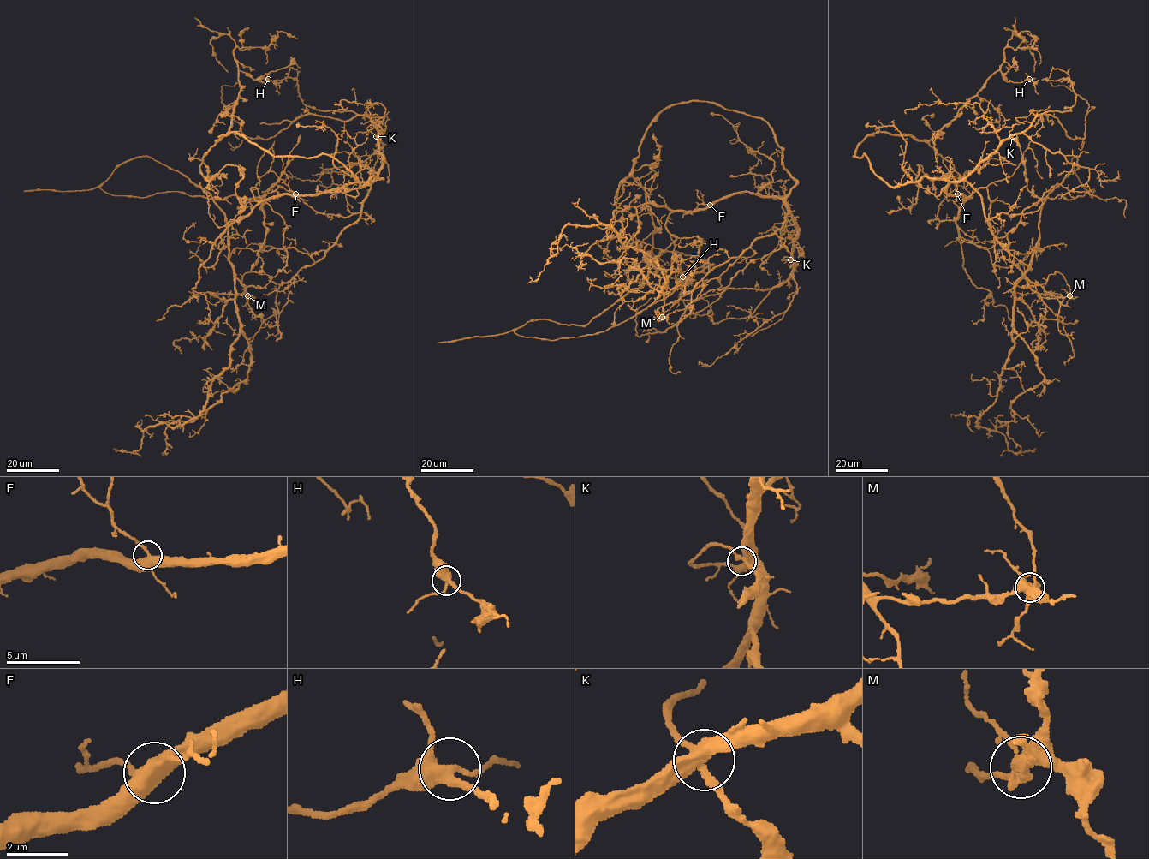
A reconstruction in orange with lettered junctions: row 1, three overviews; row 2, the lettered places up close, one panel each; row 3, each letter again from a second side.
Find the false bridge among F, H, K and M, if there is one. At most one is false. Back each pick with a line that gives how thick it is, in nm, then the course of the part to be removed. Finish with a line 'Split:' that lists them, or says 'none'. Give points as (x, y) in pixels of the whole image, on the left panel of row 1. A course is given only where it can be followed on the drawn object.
M: 400 nm | (247, 295), (229, 259), (226, 215), (187, 176), (138, 157), (99, 187), (258, 197), (267, 233), (250, 271)
Split: M

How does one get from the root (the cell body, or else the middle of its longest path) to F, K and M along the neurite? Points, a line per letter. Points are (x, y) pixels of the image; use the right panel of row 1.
F: (1026, 277), (993, 234), (979, 194), (965, 181), (950, 181), (944, 190), (957, 193)
K: (1026, 277), (1010, 260), (1009, 253), (993, 234), (984, 214), (982, 199), (966, 180), (982, 161), (1012, 136)
M: (1026, 277), (1033, 283), (1044, 283), (1050, 274), (1059, 271), (1069, 288), (1069, 295)

